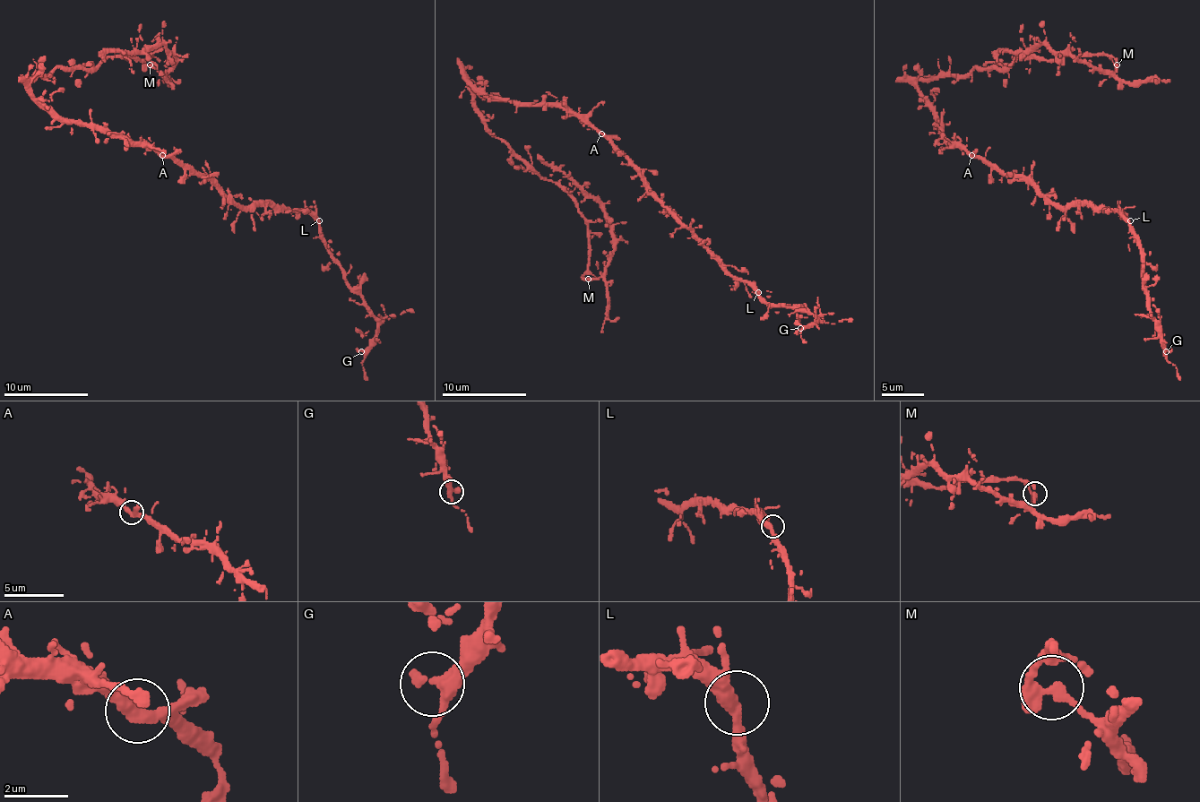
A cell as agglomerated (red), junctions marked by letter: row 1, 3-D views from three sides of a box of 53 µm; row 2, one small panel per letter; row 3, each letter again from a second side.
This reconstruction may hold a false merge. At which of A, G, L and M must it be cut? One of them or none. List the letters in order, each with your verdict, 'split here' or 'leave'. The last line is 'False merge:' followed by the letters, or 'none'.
A: leave
G: leave
L: leave
M: split here
False merge: M

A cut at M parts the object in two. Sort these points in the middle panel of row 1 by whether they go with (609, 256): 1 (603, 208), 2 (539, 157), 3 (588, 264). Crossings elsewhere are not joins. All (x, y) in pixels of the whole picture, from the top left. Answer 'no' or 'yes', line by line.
1: yes
2: yes
3: no

